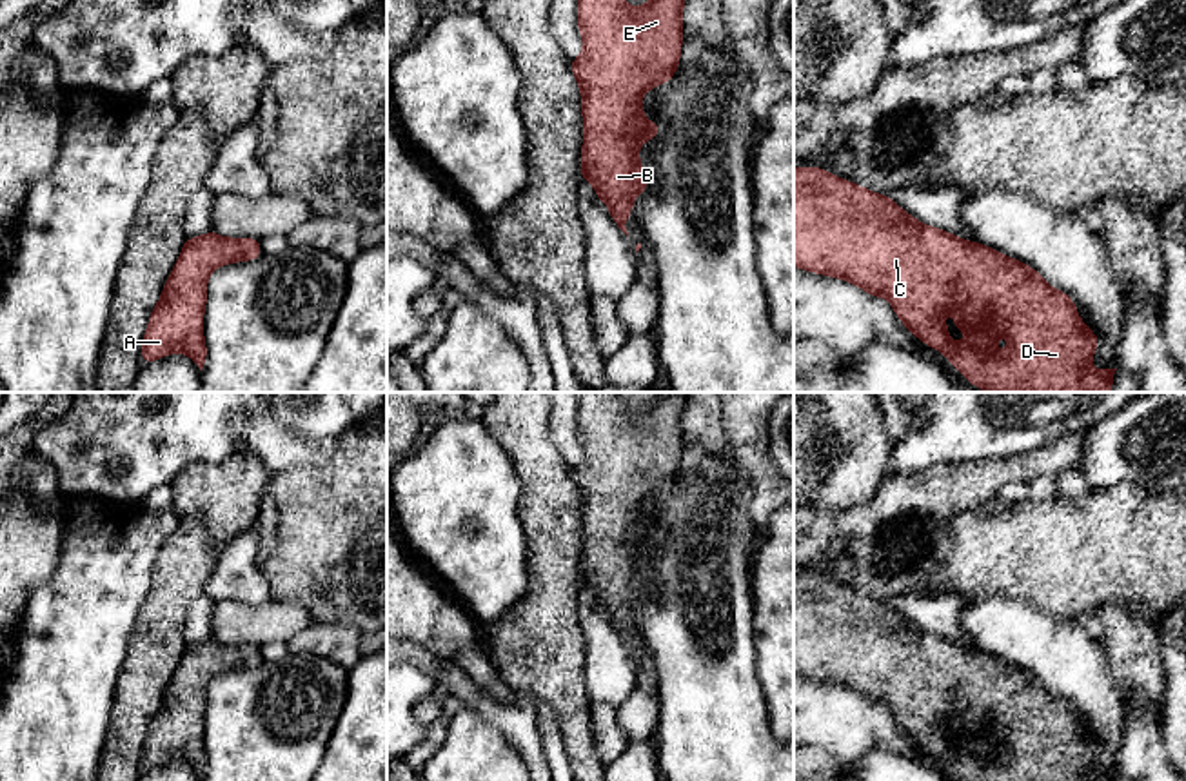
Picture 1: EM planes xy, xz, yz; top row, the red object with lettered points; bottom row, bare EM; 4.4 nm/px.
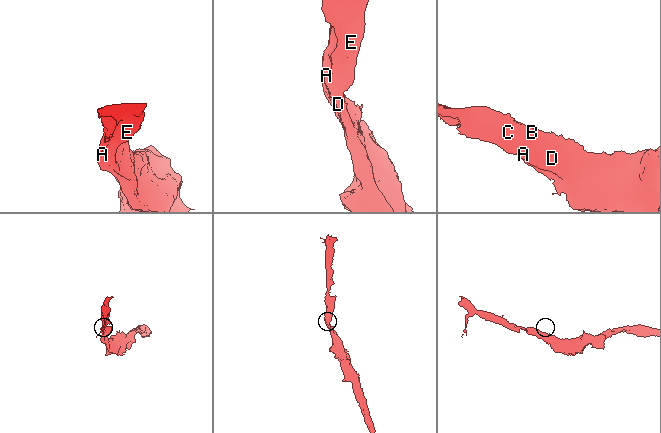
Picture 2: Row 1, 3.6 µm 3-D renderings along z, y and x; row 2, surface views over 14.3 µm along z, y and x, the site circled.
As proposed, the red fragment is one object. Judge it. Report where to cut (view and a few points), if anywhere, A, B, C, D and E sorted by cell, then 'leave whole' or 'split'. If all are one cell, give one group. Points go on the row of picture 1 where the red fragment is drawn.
cut none; groups A B C D E; leave whole

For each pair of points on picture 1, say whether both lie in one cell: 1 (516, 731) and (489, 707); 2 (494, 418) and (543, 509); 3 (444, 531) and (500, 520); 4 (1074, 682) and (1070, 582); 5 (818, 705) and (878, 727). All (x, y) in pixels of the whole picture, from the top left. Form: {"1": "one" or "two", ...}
{"1": "one", "2": "one", "3": "one", "4": "two", "5": "one"}

